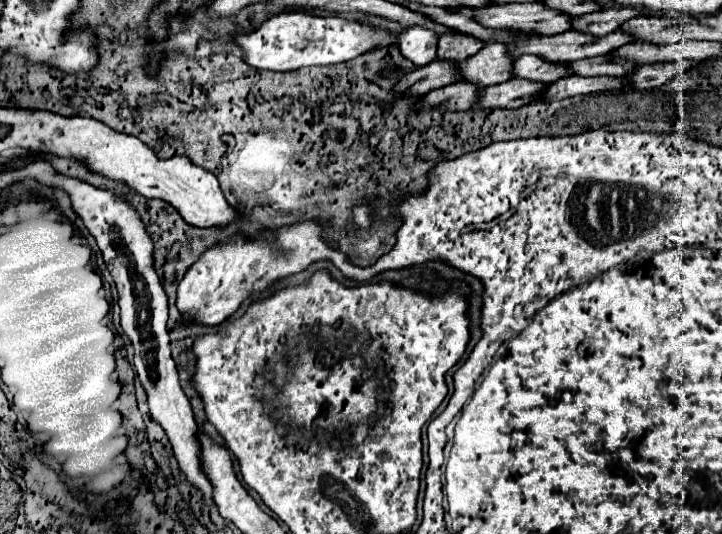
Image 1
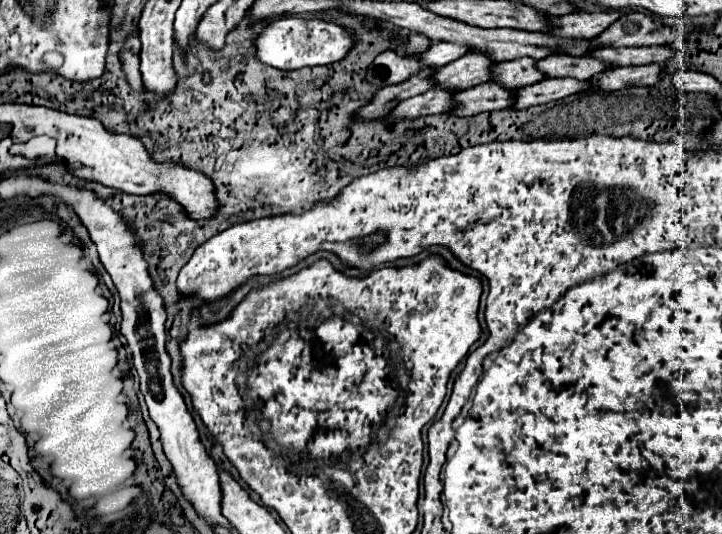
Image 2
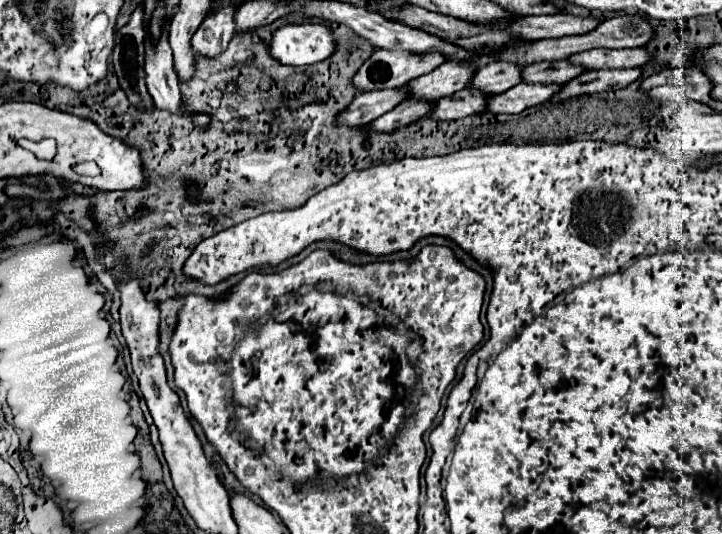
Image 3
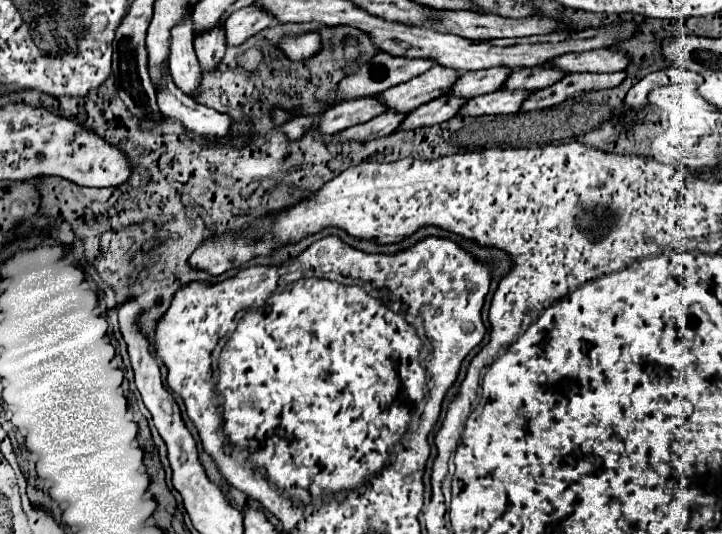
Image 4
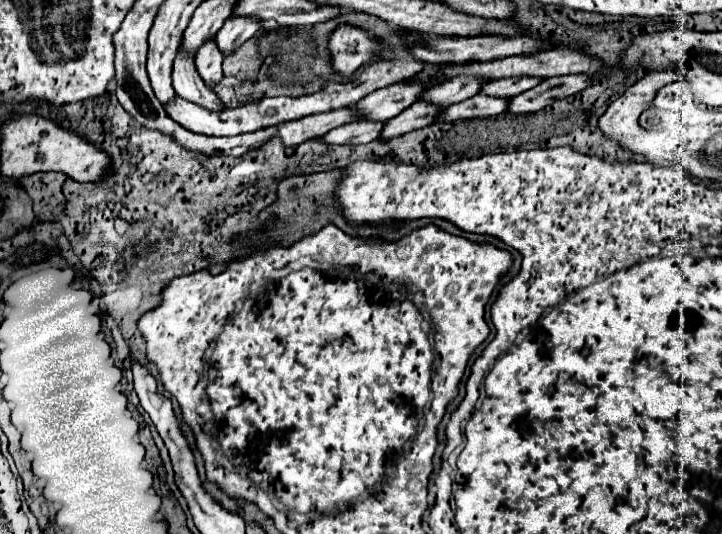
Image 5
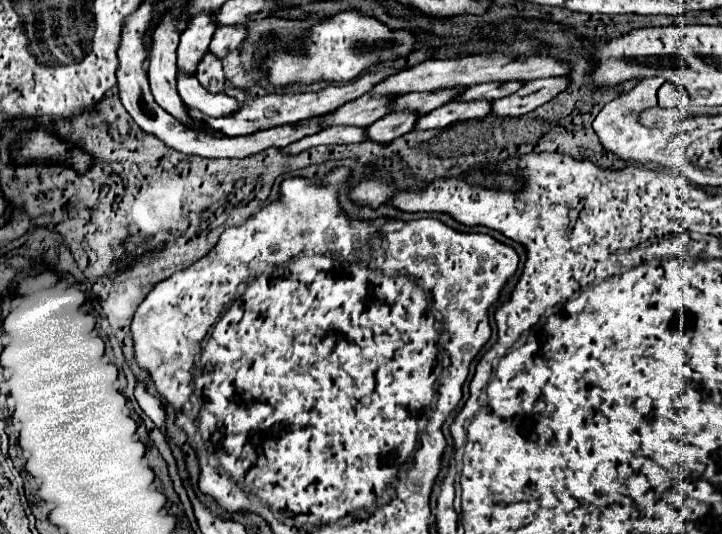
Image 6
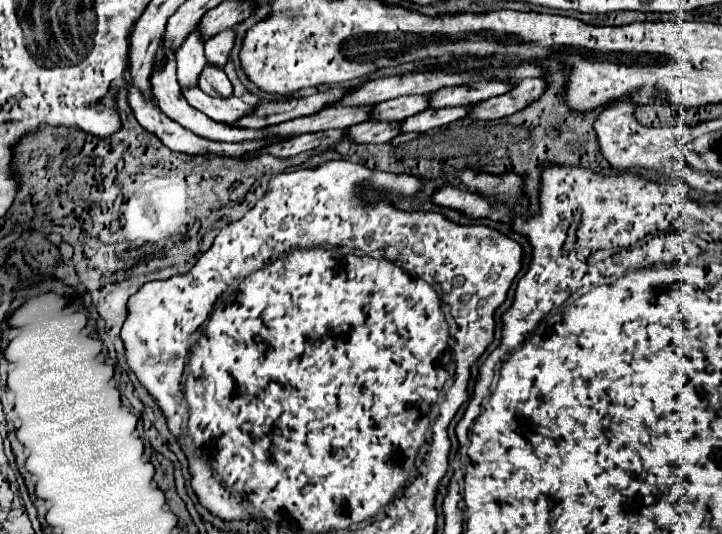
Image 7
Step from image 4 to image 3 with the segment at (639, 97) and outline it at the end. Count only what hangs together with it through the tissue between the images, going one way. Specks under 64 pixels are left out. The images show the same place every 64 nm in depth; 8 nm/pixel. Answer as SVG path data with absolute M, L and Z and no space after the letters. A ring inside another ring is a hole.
M672 70L652 74L652 76L648 76L648 78L642 82L642 90L650 90L650 88L660 86L660 84L670 84L670 80L672 80Z

